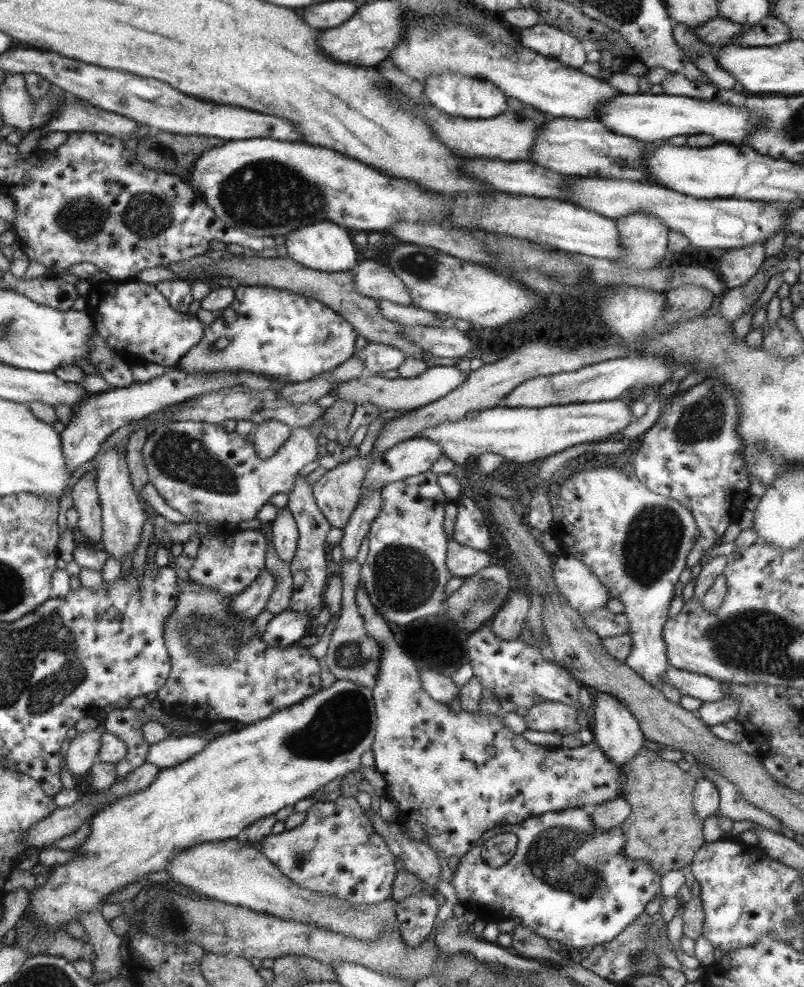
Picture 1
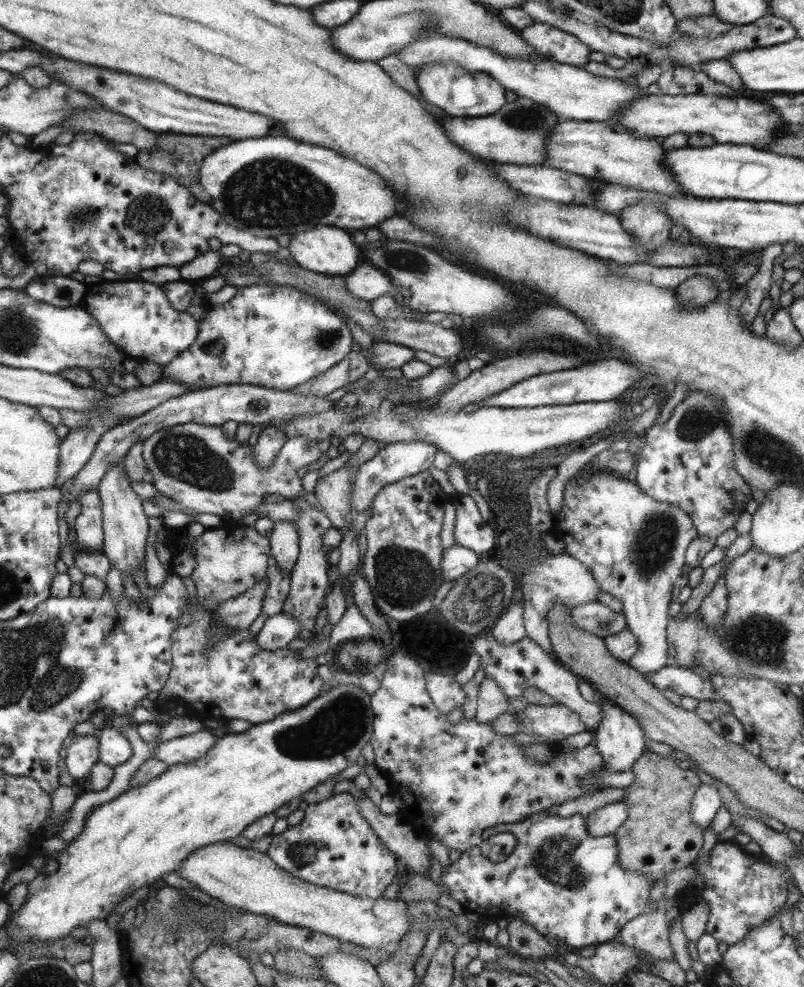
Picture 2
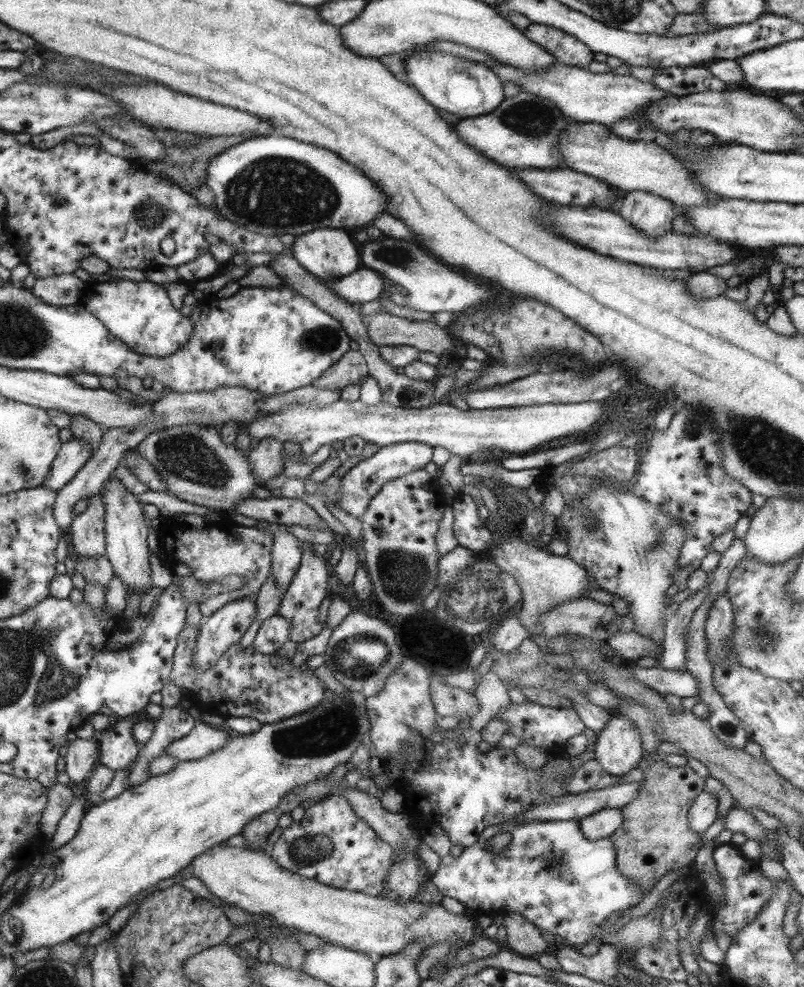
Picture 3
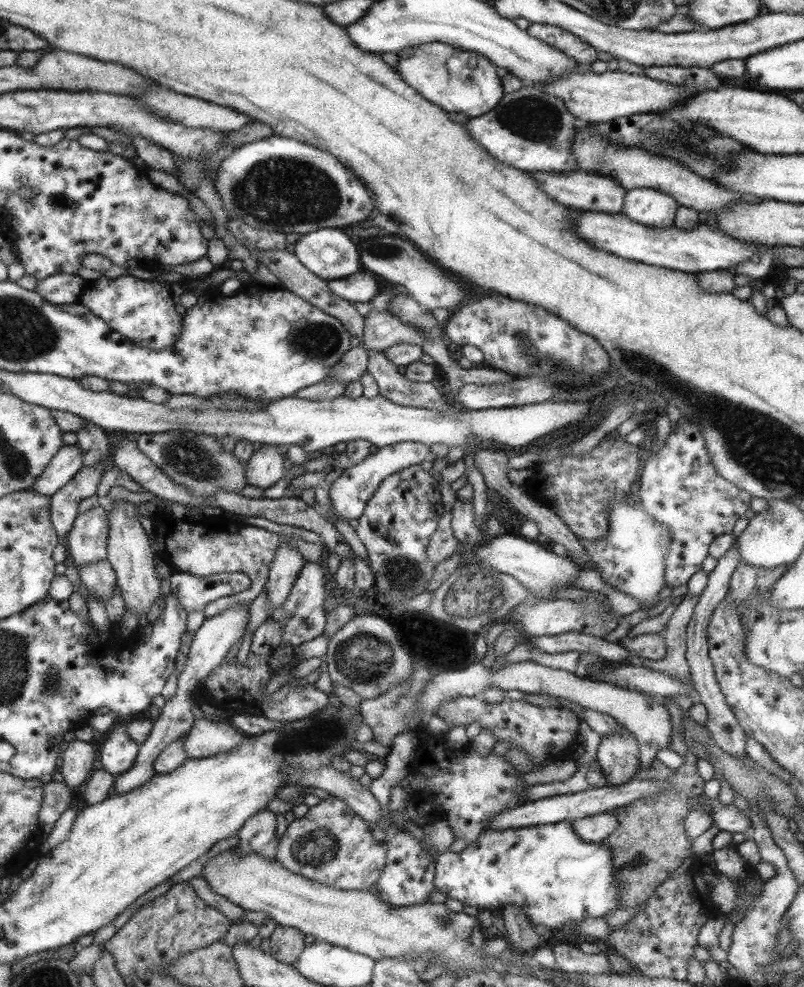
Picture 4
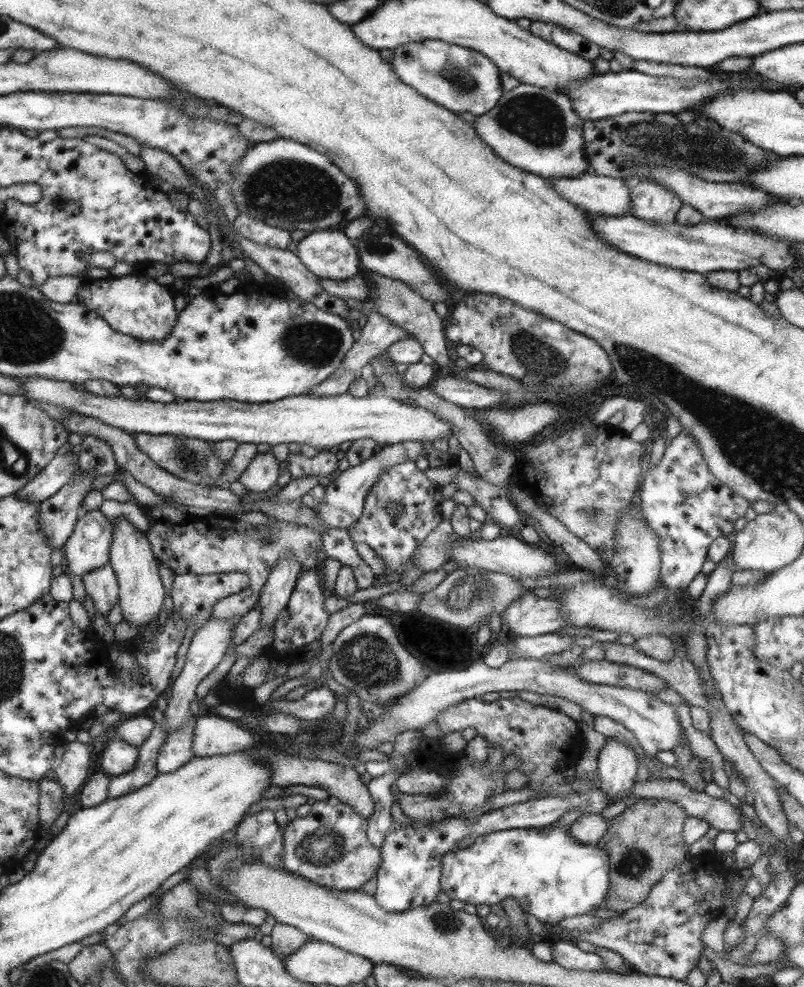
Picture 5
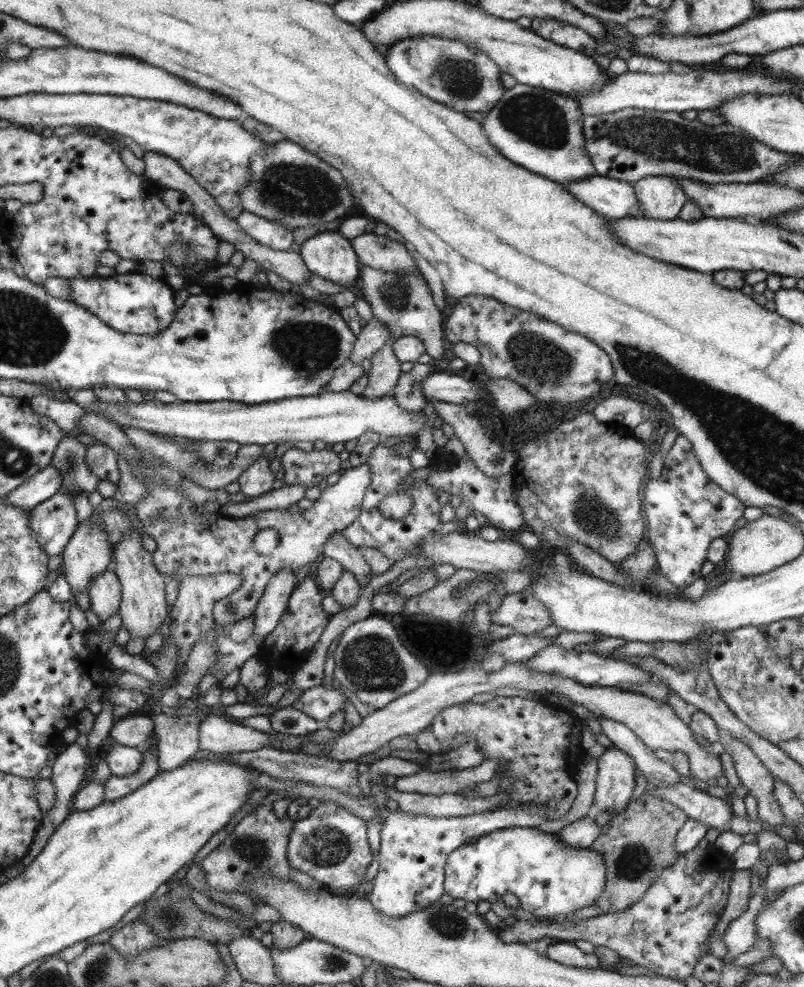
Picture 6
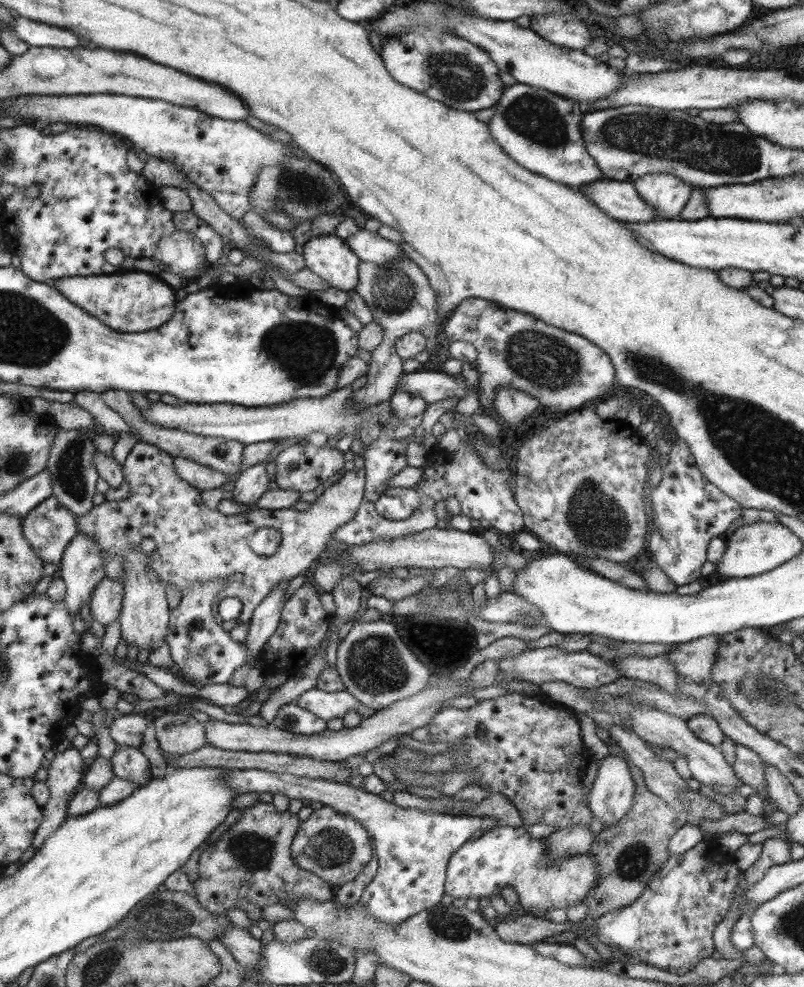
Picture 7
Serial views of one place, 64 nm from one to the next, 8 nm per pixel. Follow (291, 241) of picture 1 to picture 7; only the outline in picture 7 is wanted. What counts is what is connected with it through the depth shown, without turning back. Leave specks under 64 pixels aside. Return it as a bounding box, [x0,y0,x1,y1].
[303,234,359,290]

